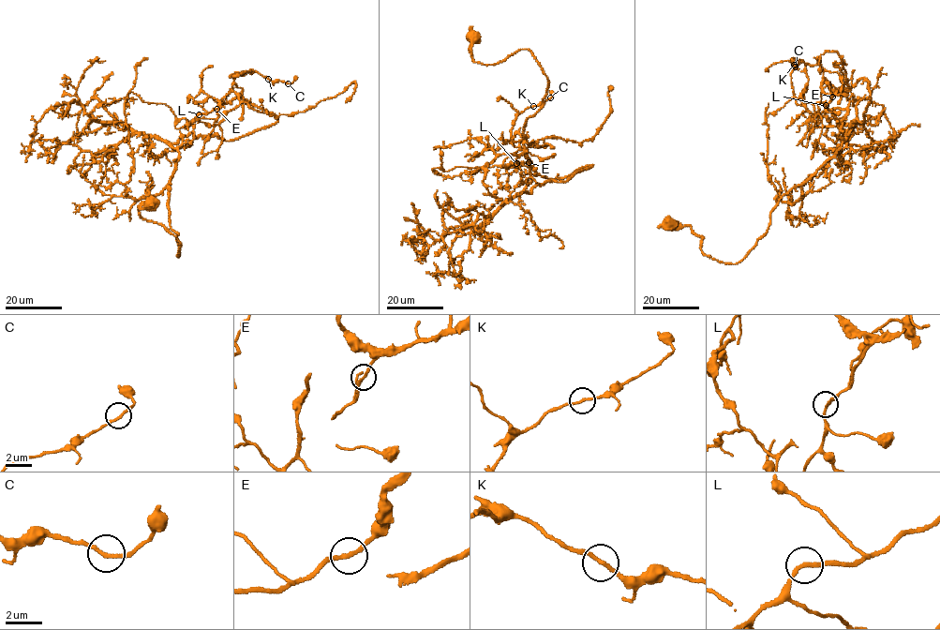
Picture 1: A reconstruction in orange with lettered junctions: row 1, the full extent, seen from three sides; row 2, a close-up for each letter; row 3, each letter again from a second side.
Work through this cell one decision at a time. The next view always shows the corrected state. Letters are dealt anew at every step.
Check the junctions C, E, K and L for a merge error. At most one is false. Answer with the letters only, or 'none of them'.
none of them

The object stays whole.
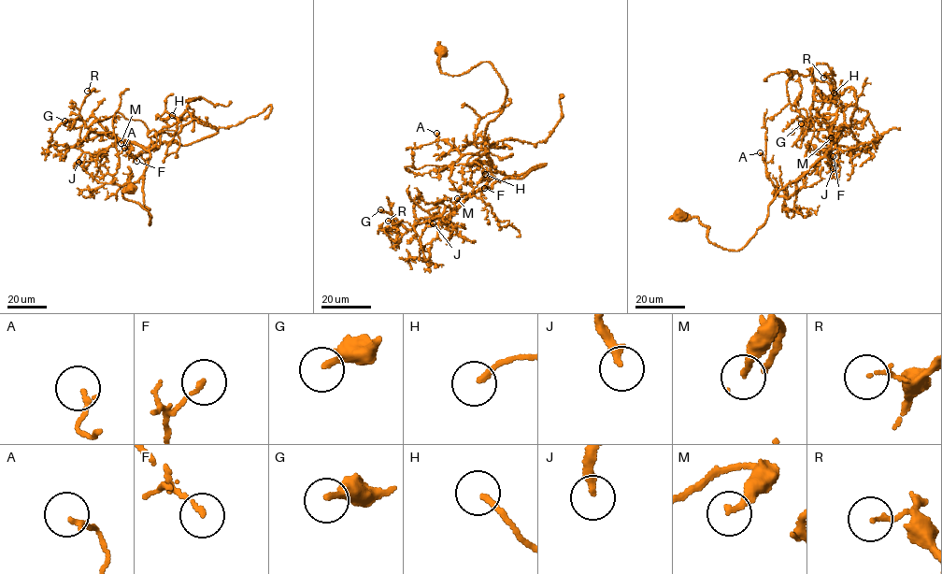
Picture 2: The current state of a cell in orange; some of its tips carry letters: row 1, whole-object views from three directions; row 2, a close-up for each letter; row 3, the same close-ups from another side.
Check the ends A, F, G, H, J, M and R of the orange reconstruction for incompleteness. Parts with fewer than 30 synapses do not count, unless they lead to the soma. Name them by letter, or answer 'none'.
none

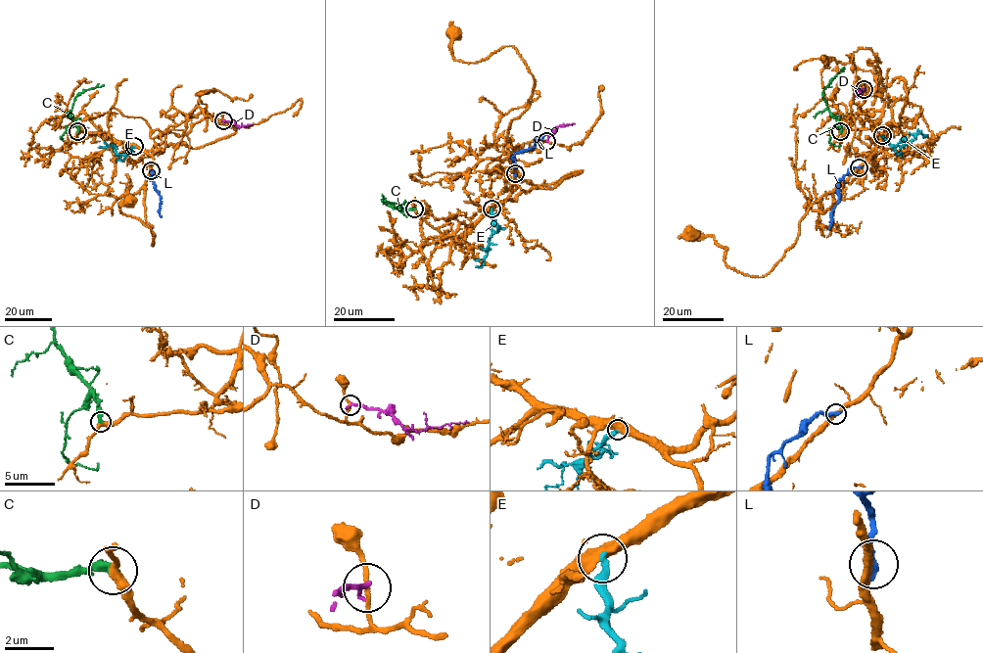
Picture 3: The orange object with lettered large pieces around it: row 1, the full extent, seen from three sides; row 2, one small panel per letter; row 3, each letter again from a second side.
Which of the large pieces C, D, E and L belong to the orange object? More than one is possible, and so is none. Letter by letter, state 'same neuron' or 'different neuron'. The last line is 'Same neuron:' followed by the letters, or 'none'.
C: same neuron
D: different neuron
E: different neuron
L: different neuron
Same neuron: C

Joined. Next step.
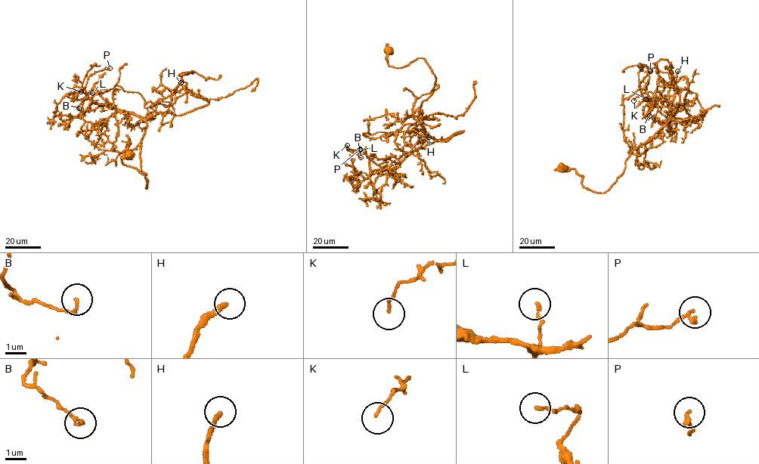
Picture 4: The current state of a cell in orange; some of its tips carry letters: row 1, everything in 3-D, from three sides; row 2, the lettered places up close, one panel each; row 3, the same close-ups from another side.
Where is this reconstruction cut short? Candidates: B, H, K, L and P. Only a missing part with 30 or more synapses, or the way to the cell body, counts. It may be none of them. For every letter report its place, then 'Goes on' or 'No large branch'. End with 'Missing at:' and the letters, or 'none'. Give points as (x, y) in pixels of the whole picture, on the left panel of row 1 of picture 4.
B: Place: (78, 108). No large branch
H: Place: (181, 82). Goes on
K: Place: (81, 91). No large branch
L: Place: (92, 93). No large branch
P: Place: (109, 68). No large branch
Missing at: H

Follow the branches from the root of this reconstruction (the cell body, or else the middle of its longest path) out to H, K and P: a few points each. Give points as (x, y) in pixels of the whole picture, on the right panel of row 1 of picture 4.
H: (561, 168), (590, 190), (608, 190), (631, 152), (685, 103), (687, 79), (677, 81), (677, 71)
K: (561, 168), (590, 190), (608, 190), (678, 104), (633, 100)
P: (561, 168), (590, 190), (608, 190), (678, 104), (649, 108), (639, 85), (650, 71)

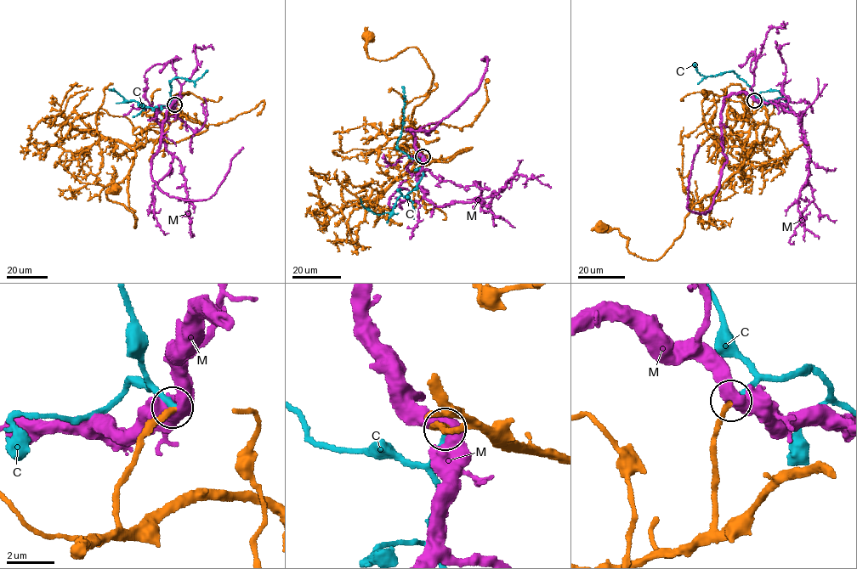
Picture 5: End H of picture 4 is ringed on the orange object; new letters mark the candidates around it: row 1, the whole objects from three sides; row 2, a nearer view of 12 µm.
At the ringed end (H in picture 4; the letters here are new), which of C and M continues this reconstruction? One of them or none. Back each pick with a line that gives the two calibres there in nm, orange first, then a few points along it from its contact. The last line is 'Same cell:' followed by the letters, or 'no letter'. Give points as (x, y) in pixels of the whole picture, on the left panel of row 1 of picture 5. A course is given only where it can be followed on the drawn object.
C: calibres 240 and 240 nm; course (174, 105), (173, 103), (165, 107), (149, 108), (137, 102), (127, 101), (115, 91), (110, 90)
Same cell: C

